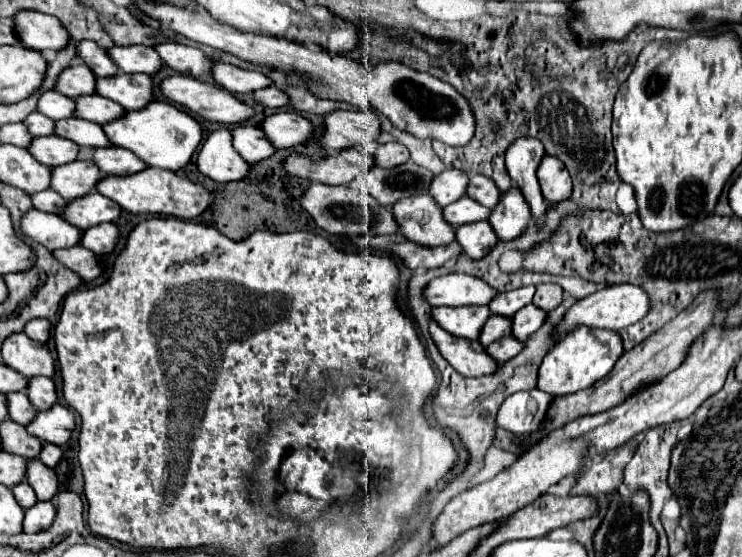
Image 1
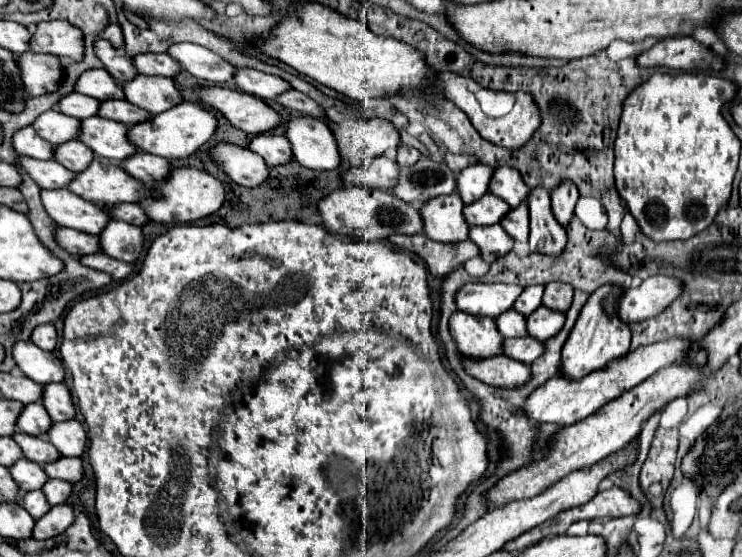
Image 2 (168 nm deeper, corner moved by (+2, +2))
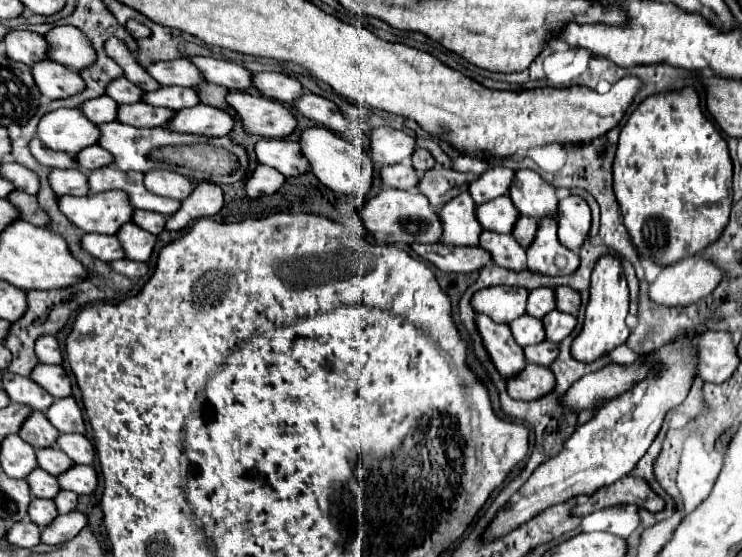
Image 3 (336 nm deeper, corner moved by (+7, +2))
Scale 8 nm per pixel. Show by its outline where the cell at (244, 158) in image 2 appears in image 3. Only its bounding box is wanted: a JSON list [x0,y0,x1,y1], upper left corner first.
[246,165,284,197]

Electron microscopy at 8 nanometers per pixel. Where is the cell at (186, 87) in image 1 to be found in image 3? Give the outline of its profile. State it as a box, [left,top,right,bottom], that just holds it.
[226,91,296,139]

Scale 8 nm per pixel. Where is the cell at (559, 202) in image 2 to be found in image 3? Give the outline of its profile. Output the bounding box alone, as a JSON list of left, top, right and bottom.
[558,195,590,251]

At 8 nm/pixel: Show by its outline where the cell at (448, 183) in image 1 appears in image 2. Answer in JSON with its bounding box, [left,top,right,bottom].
[457,165,495,205]

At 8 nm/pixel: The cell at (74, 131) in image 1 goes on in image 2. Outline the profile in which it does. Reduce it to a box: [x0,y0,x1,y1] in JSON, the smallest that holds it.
[79,117,139,161]

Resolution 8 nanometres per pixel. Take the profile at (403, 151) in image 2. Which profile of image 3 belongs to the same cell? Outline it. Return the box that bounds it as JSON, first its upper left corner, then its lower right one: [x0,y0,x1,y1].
[412,149,434,171]

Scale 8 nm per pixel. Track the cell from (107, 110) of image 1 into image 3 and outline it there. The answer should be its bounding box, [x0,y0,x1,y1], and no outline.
[118,103,172,127]

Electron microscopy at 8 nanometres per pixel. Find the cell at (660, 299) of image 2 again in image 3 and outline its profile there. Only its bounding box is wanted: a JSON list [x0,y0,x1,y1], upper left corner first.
[648,257,722,307]

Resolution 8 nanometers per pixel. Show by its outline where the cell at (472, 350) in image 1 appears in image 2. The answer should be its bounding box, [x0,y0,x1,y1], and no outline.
[463,357,531,389]

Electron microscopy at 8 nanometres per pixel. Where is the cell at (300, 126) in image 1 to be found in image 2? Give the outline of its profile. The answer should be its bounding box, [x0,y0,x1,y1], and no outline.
[285,117,341,171]

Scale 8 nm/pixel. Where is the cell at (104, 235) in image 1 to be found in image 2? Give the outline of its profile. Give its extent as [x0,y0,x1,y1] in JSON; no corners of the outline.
[99,219,143,263]

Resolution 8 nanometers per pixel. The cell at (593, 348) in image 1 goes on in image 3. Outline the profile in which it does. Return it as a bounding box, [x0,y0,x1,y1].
[570,257,630,363]

